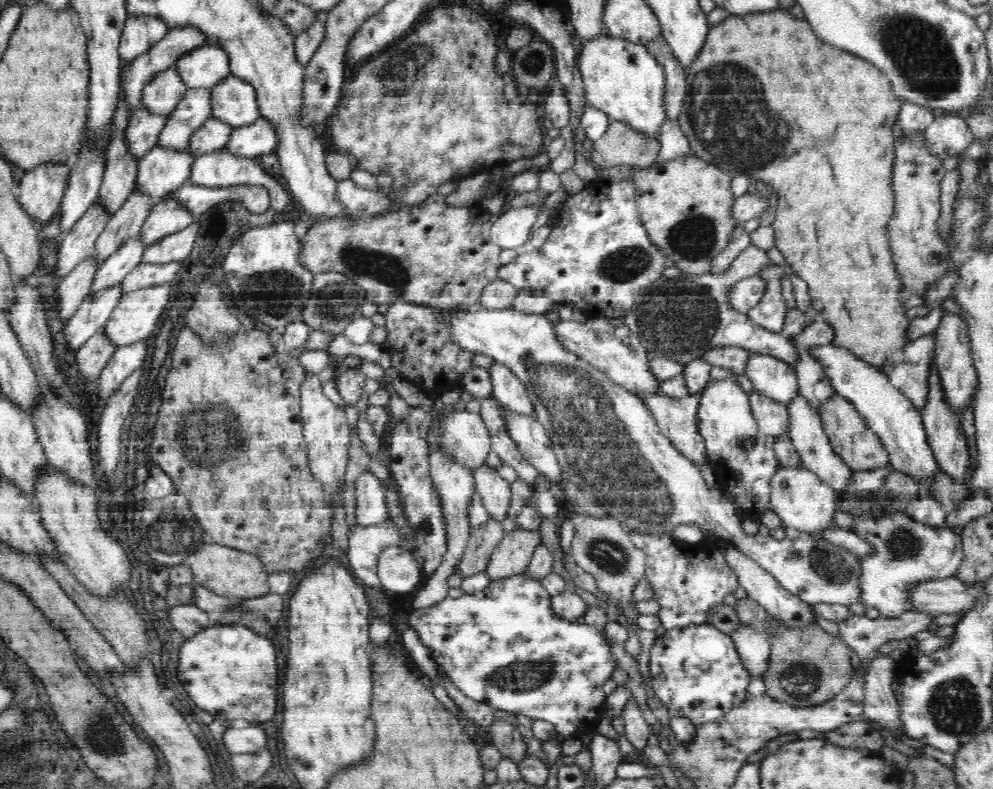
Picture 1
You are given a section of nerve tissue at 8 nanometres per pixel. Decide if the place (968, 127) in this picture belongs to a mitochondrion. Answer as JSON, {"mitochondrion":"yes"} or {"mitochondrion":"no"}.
{"mitochondrion":"no"}

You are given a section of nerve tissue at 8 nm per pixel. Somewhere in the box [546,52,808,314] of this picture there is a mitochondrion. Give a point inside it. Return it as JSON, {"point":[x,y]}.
{"point":[755,136]}

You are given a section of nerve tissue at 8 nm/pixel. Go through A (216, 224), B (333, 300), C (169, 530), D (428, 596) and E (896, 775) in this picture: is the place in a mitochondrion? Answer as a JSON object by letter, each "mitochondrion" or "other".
{"A":"other","B":"mitochondrion","C":"mitochondrion","D":"other","E":"other"}

